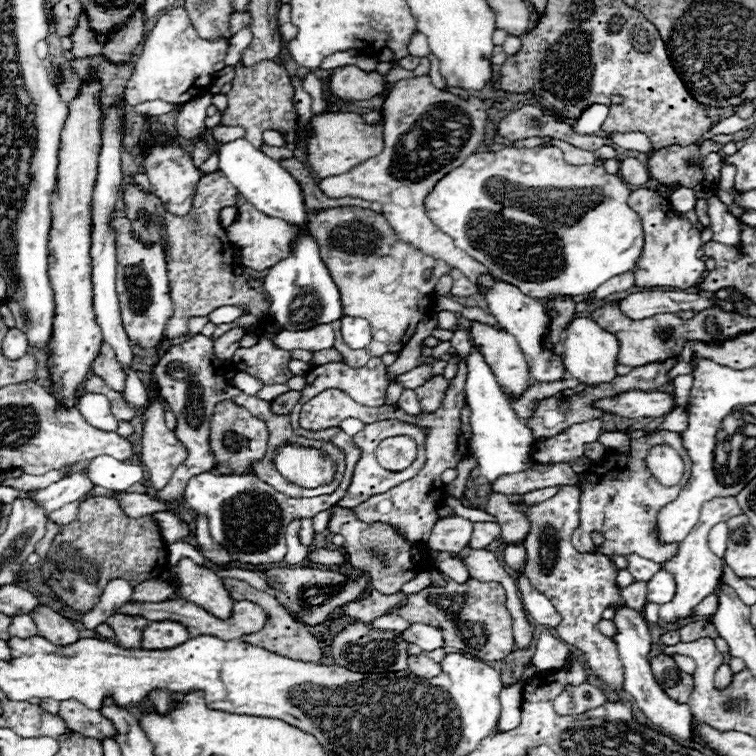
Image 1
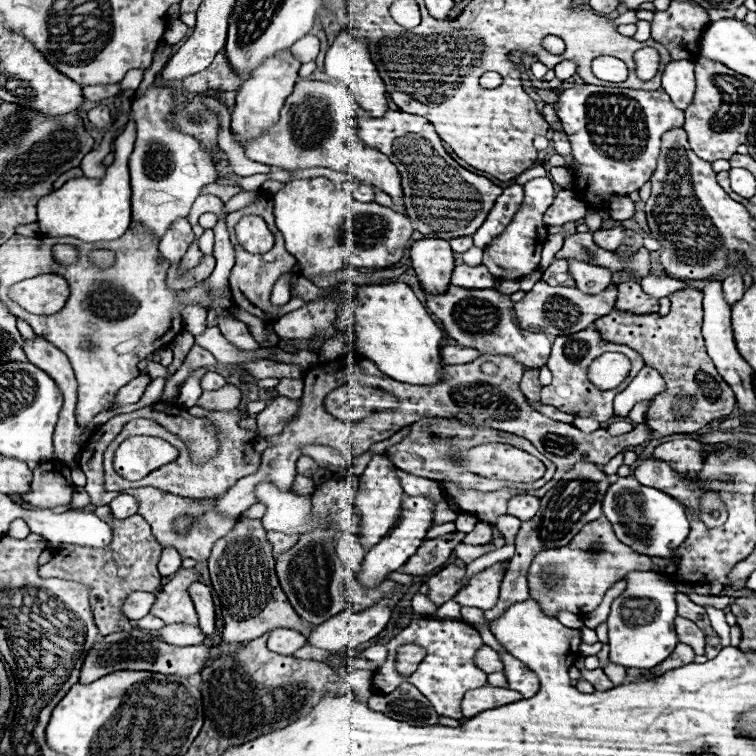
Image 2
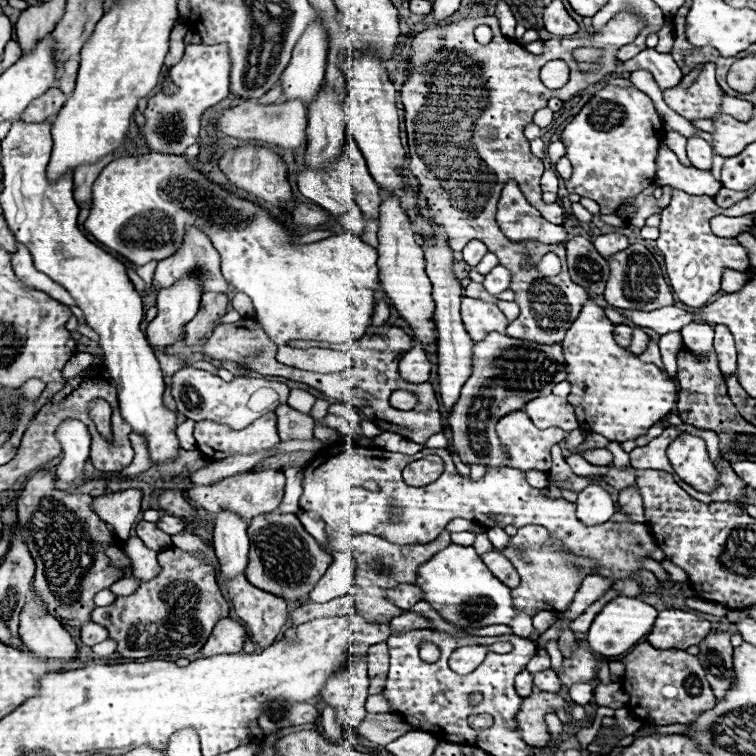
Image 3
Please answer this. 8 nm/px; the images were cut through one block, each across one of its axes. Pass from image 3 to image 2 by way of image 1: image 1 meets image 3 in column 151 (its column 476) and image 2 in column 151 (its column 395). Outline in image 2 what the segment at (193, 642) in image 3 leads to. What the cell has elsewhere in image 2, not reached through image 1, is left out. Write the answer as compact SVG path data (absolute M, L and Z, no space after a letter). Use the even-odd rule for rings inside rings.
M180 568L176 576L156 594L156 602L150 610L156 618L164 620L166 624L198 624L198 616L194 604L188 596L188 588L192 582L198 580L196 568L184 570Z

